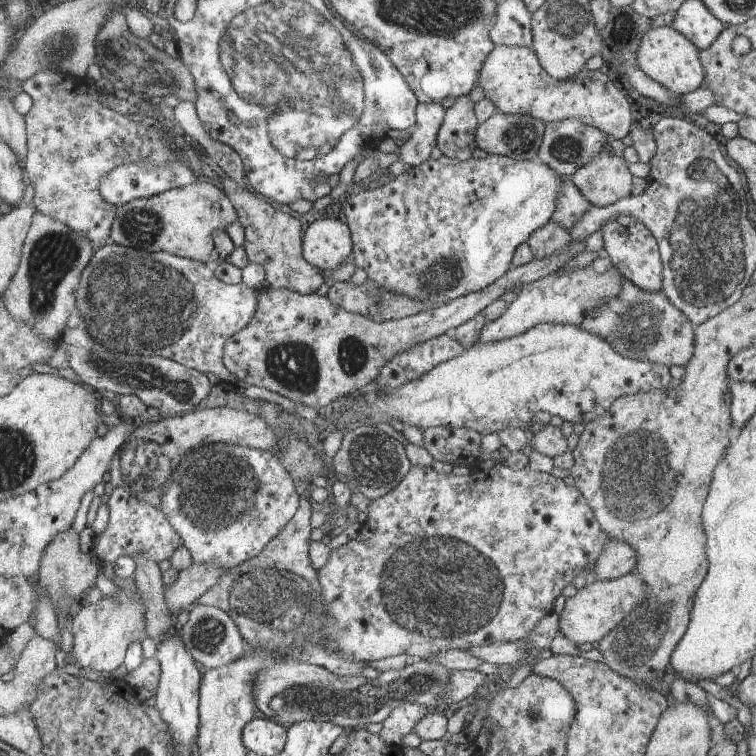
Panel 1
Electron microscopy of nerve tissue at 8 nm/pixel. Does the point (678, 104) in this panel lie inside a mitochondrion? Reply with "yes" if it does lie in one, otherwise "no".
no

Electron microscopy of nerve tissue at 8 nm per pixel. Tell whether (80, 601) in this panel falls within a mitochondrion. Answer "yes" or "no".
no

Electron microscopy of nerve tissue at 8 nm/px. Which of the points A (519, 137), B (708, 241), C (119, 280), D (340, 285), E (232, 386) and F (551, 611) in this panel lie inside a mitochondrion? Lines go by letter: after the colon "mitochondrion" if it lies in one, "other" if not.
A: mitochondrion
B: mitochondrion
C: mitochondrion
D: other
E: other
F: other

